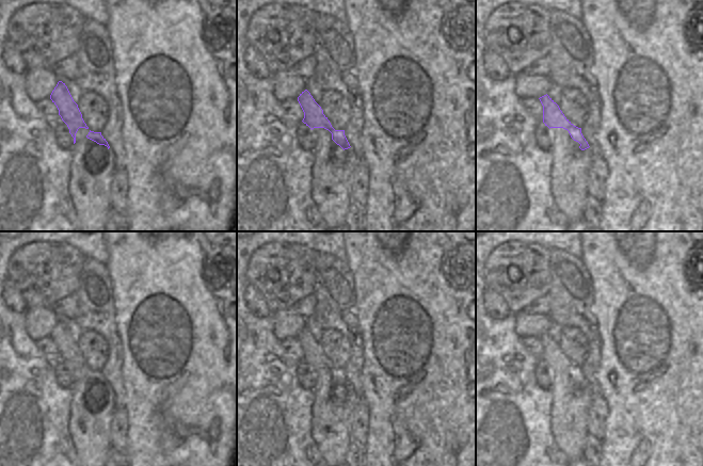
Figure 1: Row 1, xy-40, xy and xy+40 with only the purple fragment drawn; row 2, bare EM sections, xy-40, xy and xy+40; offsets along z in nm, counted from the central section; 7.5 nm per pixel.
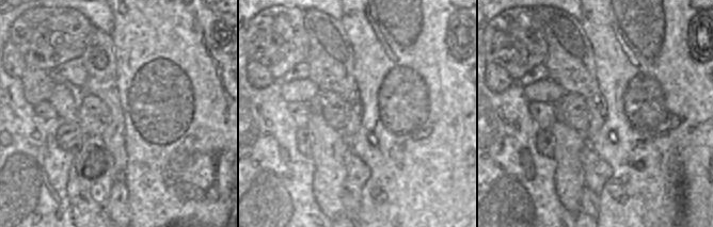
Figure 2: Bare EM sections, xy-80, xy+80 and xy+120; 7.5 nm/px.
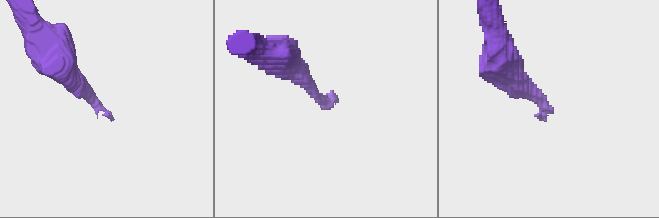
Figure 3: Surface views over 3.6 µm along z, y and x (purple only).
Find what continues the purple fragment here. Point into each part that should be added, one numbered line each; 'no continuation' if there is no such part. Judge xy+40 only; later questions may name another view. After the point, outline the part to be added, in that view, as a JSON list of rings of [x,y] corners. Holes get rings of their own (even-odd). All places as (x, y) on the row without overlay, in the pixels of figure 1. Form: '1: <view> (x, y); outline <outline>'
1: xy+40 (570, 404); outline [[[550,367],[552,370],[552,434],[558,448],[564,453],[569,461],[584,459],[584,447],[588,436],[588,411],[592,402],[592,387],[585,389],[579,387],[580,383],[574,380],[569,370],[563,367]]]

